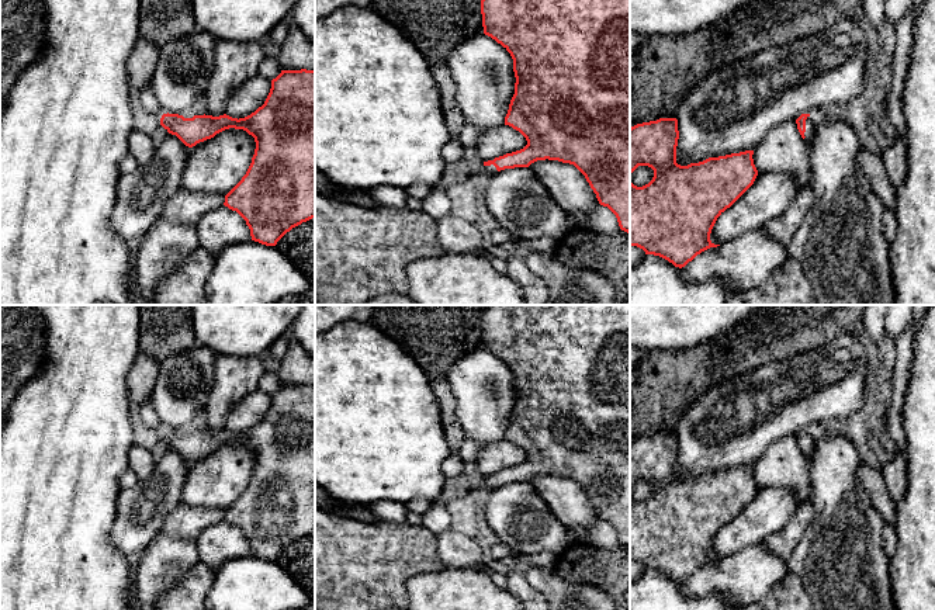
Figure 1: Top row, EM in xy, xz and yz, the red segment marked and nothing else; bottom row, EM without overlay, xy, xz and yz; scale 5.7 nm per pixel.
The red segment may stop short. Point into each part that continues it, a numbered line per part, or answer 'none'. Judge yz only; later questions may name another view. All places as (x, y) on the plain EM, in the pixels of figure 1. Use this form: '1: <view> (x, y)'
1: yz (810, 437)

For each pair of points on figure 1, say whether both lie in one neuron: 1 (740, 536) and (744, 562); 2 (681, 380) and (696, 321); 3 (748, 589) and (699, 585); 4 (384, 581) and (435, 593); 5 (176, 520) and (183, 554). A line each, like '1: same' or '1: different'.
1: different
2: different
3: same
4: different
5: different

